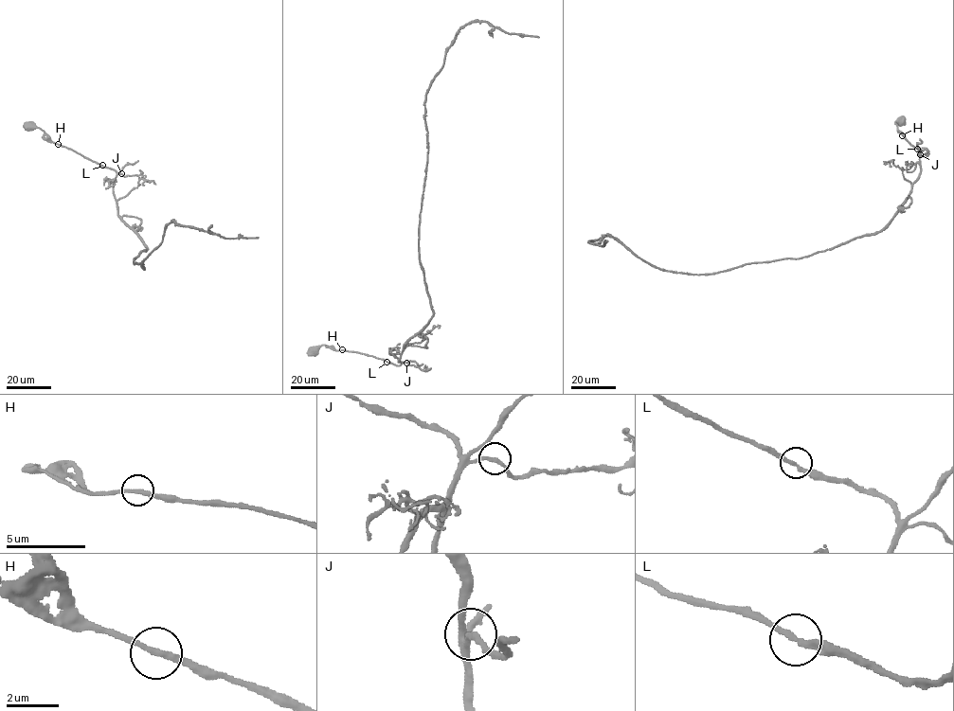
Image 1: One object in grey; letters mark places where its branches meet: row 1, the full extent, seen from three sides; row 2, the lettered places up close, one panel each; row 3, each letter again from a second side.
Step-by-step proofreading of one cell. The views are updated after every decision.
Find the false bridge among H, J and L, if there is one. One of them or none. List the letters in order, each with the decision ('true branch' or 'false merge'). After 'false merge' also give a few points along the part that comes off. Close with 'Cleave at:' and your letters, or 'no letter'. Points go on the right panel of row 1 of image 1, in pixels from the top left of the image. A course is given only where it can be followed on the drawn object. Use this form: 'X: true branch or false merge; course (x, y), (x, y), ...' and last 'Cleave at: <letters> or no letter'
H: true branch
J: true branch
L: true branch
Cleave at: no letter

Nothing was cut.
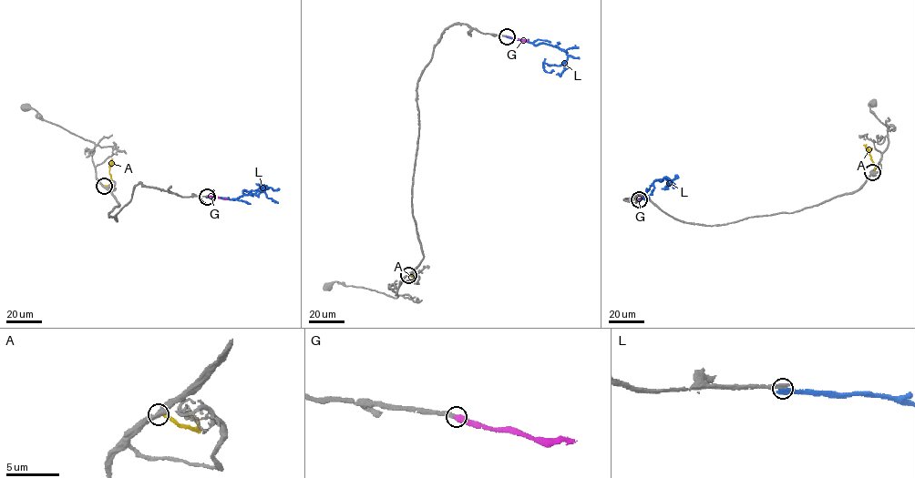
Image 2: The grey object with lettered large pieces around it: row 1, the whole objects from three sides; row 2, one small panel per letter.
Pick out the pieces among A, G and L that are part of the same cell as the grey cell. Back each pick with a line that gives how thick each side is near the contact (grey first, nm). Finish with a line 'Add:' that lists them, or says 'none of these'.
G: 280/480 nm
Add: G

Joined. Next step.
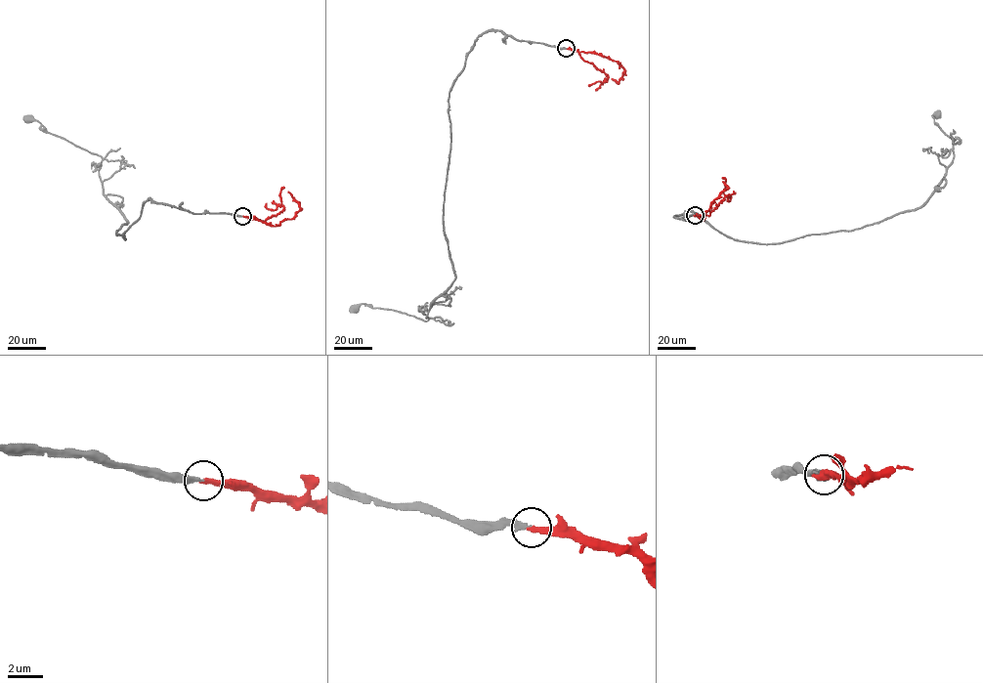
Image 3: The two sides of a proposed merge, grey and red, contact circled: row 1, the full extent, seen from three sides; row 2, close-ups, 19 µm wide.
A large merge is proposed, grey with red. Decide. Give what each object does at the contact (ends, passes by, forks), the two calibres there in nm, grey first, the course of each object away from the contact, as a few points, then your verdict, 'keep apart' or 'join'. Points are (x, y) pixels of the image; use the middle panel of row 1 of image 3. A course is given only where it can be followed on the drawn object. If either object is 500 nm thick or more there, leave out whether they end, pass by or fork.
grey ends there; red ends there; 220 nm thick on the grey side, 280 nm on the other; grey runs (566, 48), (500, 31), (477, 37), (449, 92), (443, 221), (455, 279), (427, 320), (355, 308); red runs (567, 48), (592, 52), (616, 61), (624, 71), (618, 81), (612, 79); join

